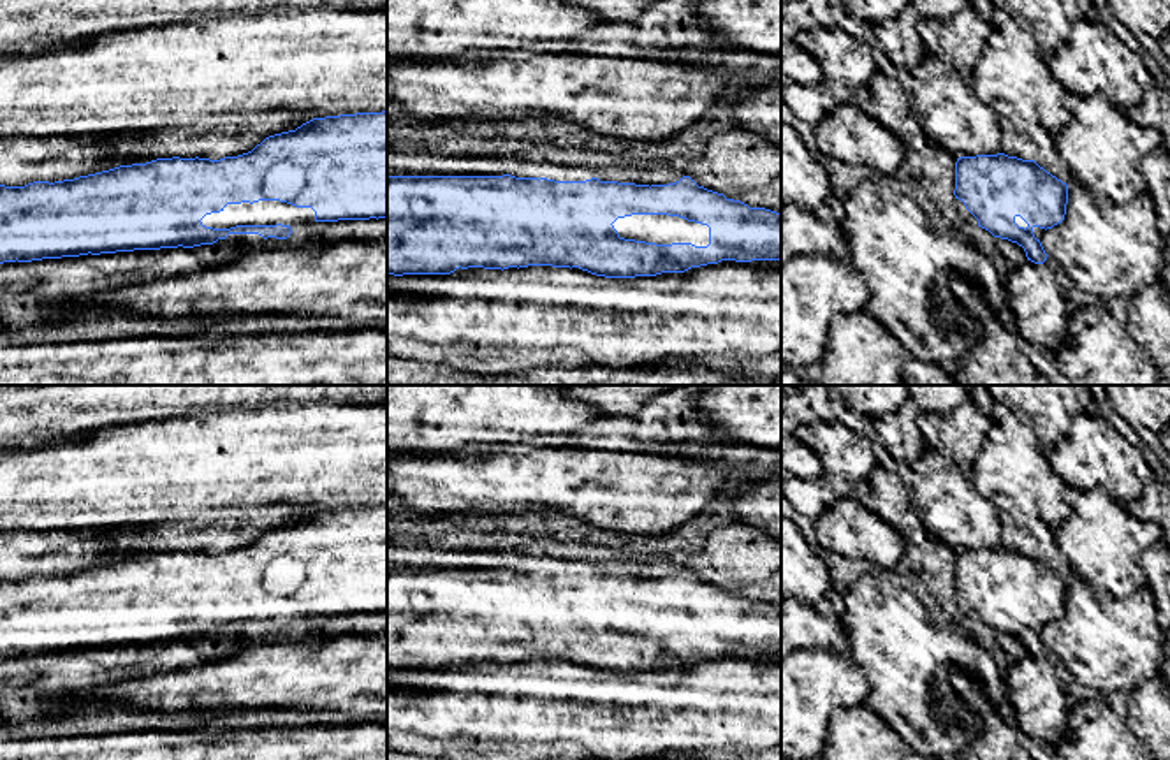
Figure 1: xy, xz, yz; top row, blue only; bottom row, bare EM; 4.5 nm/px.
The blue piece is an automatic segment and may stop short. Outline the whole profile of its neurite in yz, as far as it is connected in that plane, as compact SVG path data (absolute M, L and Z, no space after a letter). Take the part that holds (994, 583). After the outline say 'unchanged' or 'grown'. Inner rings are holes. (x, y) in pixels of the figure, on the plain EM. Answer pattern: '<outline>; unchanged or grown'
M998 549L961 551L955 556L955 593L994 632L1024 642L1027 654L1043 658L1047 647L1033 623L1052 623L1066 609L1068 579L1035 554Z; unchanged

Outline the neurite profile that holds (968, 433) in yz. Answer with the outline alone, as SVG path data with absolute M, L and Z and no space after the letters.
M966 399L947 413L920 412L918 428L925 445L952 459L968 477L992 420L973 399Z

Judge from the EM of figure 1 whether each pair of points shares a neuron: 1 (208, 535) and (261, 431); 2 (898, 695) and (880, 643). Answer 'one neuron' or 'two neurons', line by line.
1: two neurons
2: one neuron

